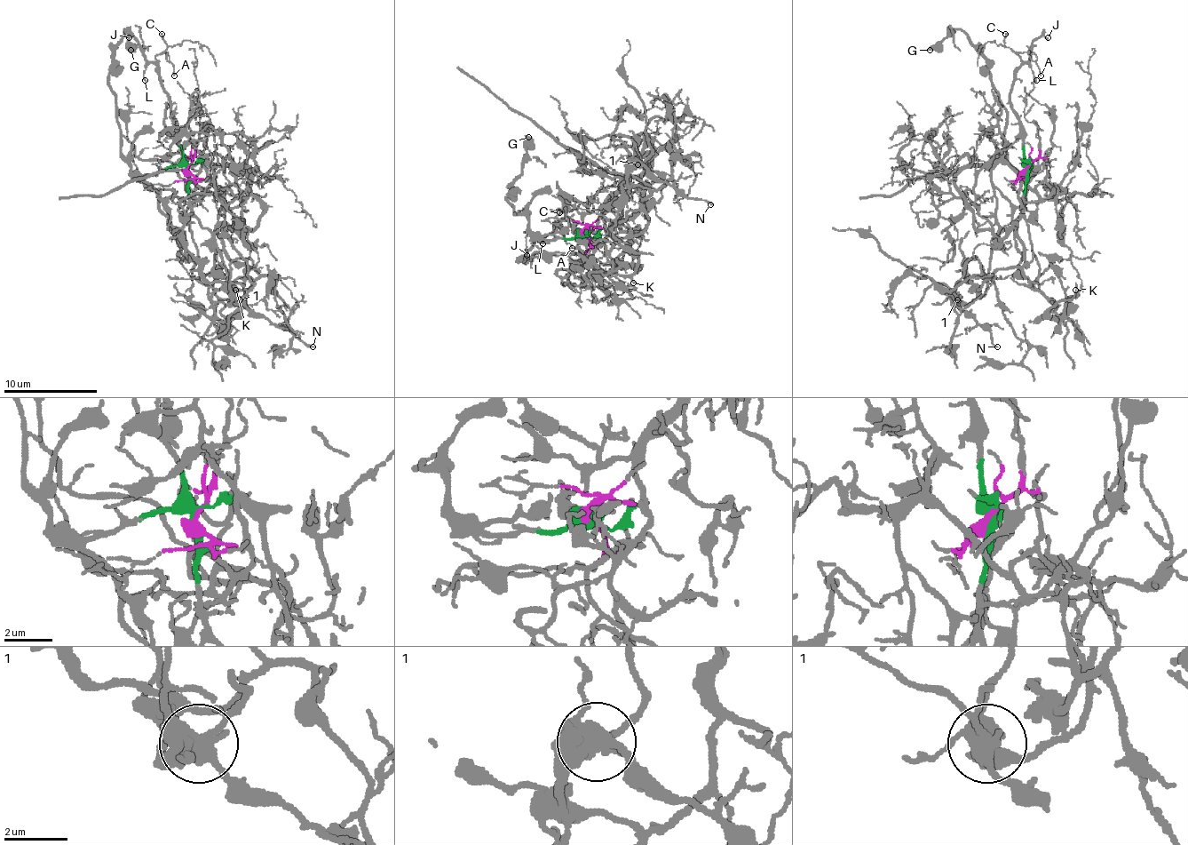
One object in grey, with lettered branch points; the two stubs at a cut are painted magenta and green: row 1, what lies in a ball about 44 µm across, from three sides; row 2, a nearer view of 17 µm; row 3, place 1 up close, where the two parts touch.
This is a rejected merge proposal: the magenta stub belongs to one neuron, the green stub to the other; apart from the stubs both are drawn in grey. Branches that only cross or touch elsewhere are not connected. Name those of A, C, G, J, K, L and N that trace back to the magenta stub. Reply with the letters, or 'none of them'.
K, N

